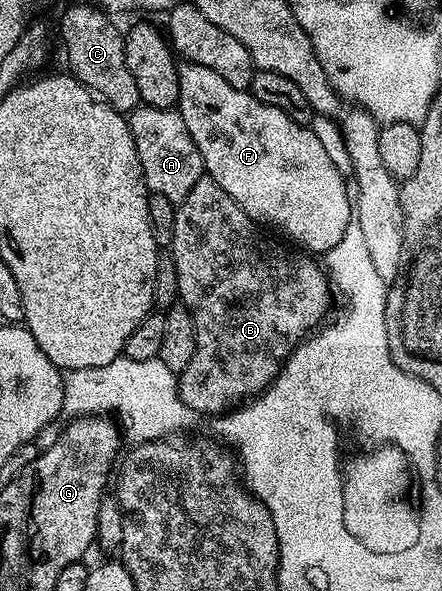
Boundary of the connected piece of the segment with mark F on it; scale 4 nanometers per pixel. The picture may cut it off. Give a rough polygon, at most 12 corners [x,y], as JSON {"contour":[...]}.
{"contour":[[206,66],[178,111],[212,180],[326,254],[354,204],[327,146]]}

